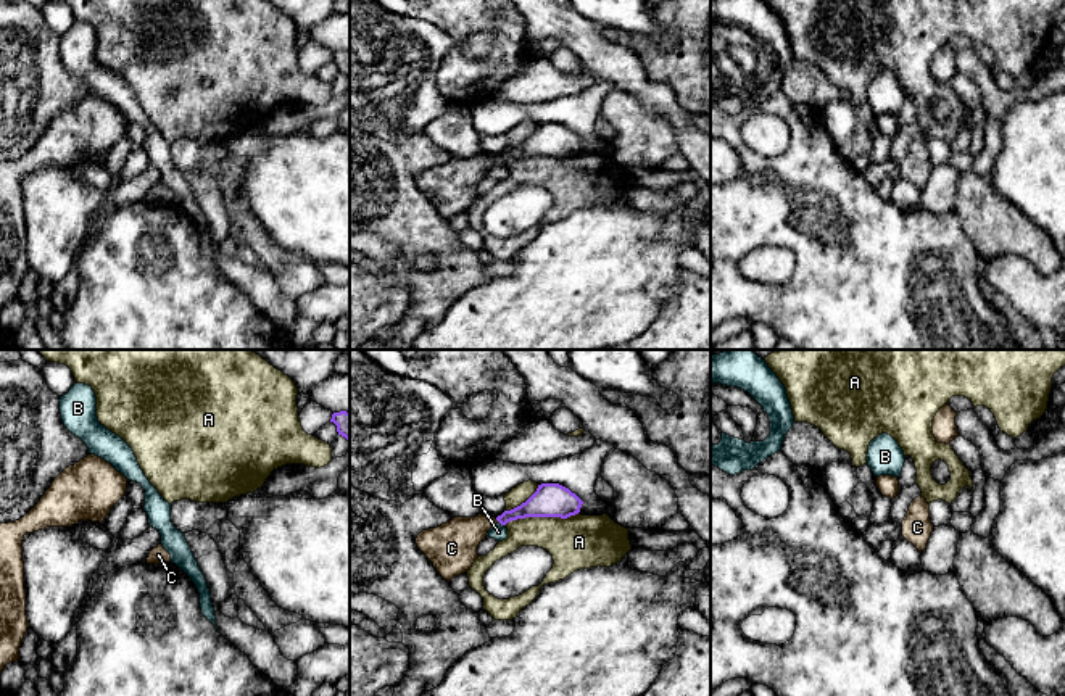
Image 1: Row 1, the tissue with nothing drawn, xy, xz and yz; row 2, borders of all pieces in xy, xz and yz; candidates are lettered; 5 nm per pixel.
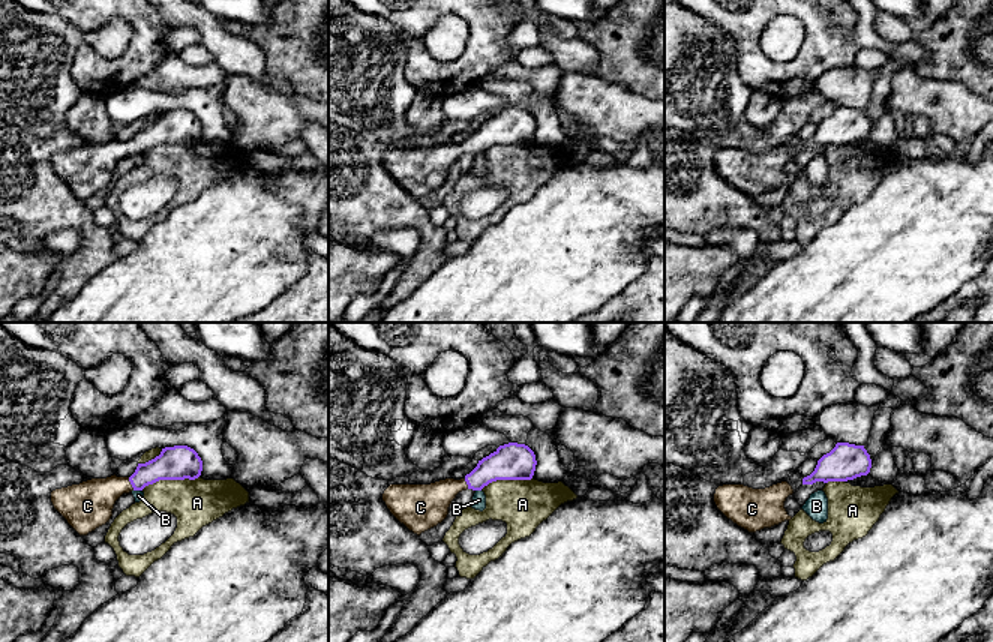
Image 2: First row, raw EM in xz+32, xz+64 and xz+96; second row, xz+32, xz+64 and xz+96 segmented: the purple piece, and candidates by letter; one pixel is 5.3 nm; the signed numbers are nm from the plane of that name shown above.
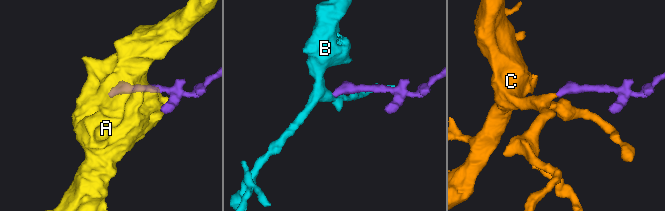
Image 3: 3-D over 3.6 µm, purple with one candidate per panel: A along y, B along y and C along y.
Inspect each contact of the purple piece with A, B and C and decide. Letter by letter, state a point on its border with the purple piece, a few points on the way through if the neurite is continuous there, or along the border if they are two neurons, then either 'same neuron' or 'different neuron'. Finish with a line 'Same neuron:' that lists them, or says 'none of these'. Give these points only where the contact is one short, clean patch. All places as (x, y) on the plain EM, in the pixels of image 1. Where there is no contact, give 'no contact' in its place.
A: meets purple in xz at (540, 155); different neuron
B: meets purple in xz at (501, 163); border along xz (500, 161), (503, 165); different neuron
C: meets purple in xz at (498, 160); runs through xz (543, 142), (498, 160), (480, 163), (455, 182); same neuron
Same neuron: C

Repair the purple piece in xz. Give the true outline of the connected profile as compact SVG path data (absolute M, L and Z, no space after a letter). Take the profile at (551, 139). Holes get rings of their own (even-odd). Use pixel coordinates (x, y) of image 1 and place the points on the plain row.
M541 122L537 130L520 145L504 150L498 156L479 153L475 156L453 156L437 168L422 169L417 187L429 197L437 211L450 221L467 211L475 198L477 185L496 164L525 156L567 158L580 151L583 140L559 122Z

